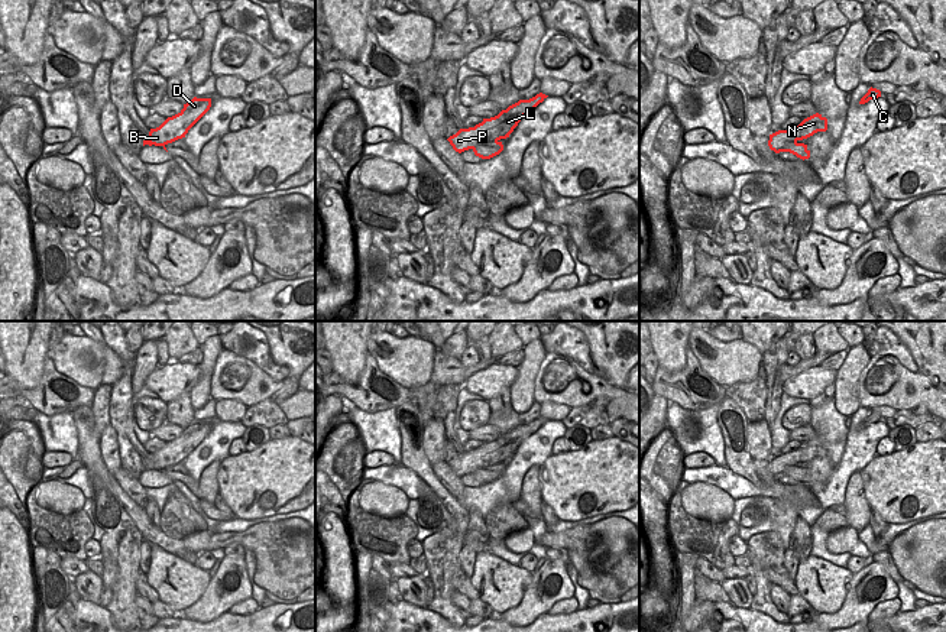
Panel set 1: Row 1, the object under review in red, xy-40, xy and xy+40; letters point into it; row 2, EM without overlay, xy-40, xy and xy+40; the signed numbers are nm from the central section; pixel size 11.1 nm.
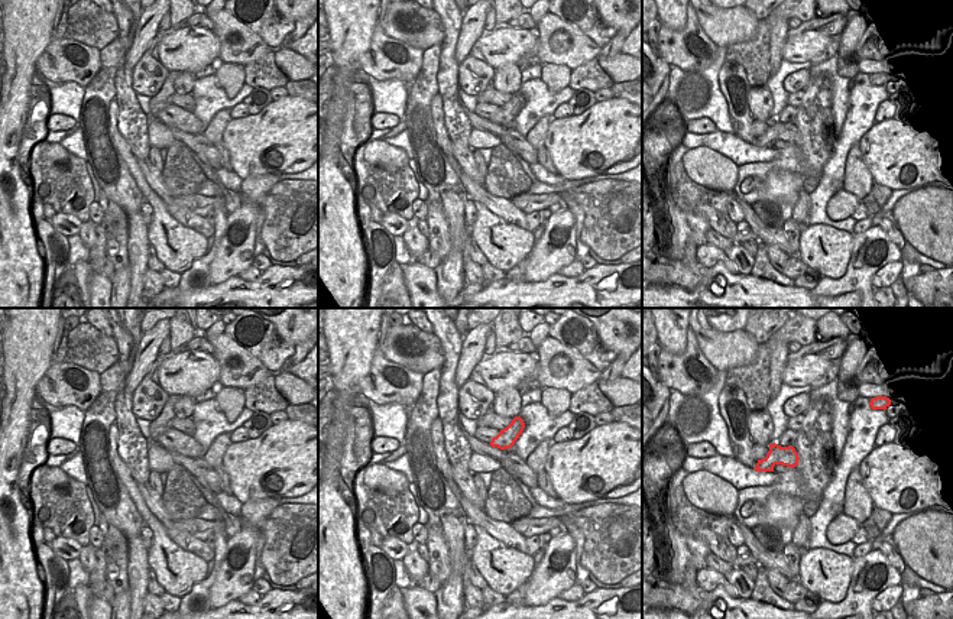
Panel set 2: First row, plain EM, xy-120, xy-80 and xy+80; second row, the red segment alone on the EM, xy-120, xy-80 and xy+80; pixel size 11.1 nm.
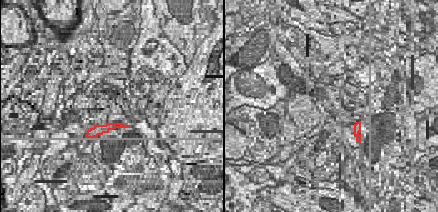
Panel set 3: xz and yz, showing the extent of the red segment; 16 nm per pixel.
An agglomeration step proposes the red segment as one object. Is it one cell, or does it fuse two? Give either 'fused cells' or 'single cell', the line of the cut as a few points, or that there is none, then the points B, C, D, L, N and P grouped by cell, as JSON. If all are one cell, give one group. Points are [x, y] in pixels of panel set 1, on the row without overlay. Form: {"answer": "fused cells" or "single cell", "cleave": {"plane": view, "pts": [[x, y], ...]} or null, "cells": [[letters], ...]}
{"answer": "single cell", "cleave": null, "cells": [["B", "C", "D", "L", "N", "P"]]}

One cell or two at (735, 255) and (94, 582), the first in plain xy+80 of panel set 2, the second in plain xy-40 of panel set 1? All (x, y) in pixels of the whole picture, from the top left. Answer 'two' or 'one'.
one

